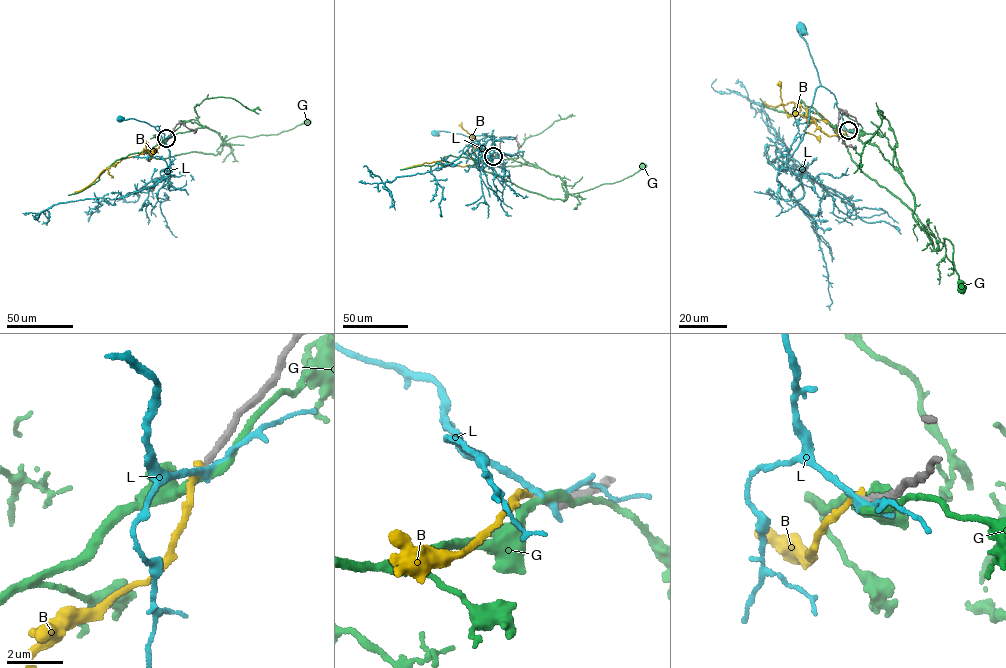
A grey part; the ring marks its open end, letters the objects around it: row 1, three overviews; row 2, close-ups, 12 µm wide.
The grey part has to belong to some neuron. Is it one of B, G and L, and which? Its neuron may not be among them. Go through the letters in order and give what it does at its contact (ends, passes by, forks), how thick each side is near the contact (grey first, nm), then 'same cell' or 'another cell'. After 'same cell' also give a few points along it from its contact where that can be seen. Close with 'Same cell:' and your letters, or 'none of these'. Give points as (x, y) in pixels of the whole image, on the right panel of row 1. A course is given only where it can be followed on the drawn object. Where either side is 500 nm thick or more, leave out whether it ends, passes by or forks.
B: it ends | 240/200 nm | another cell
G: it passes by | 240/280 nm | another cell
L: it passes by | 240/240 nm | another cell
Same cell: none of these

